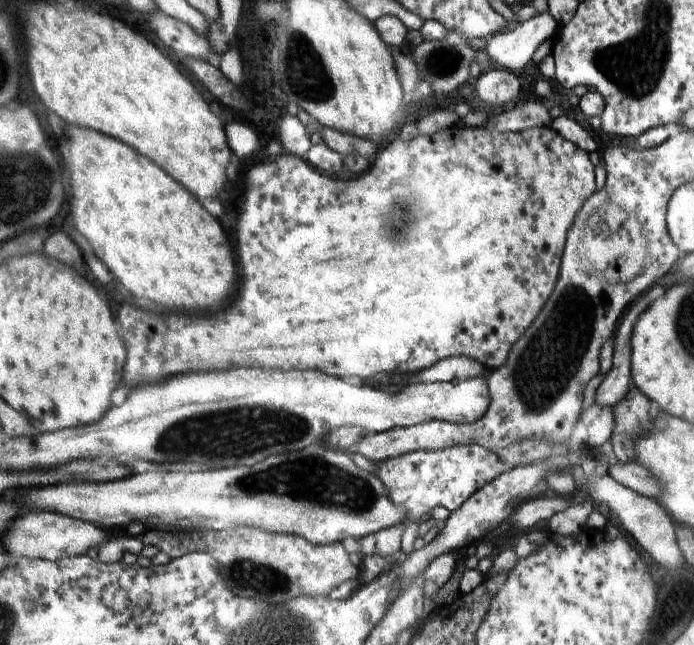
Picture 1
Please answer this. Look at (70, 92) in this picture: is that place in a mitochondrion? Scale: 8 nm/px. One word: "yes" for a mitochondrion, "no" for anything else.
no

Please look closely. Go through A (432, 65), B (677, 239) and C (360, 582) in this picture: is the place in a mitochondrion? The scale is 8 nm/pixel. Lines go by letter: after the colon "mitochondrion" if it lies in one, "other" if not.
A: mitochondrion
B: other
C: other

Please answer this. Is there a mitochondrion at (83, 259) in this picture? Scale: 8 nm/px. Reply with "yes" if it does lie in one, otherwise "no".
no

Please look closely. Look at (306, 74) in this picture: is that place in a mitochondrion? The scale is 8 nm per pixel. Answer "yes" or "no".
yes

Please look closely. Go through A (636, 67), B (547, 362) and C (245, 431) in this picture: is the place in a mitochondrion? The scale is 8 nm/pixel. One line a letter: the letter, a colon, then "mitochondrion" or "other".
A: mitochondrion
B: mitochondrion
C: mitochondrion

